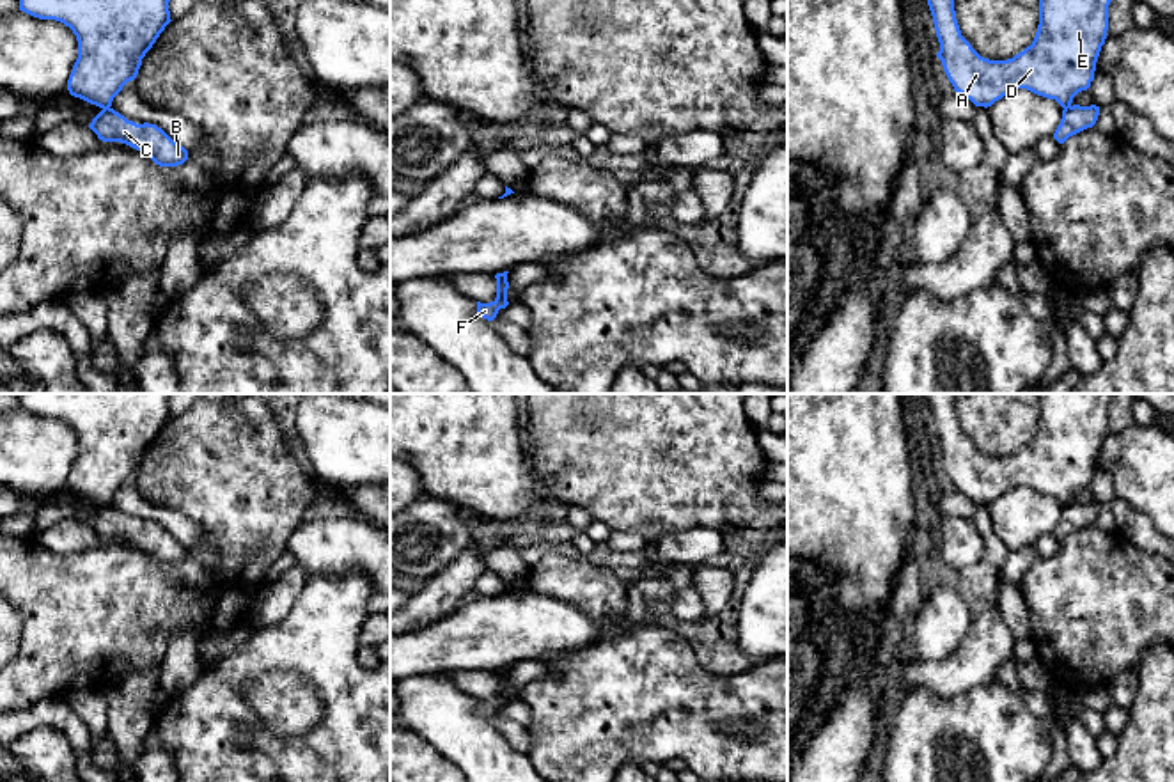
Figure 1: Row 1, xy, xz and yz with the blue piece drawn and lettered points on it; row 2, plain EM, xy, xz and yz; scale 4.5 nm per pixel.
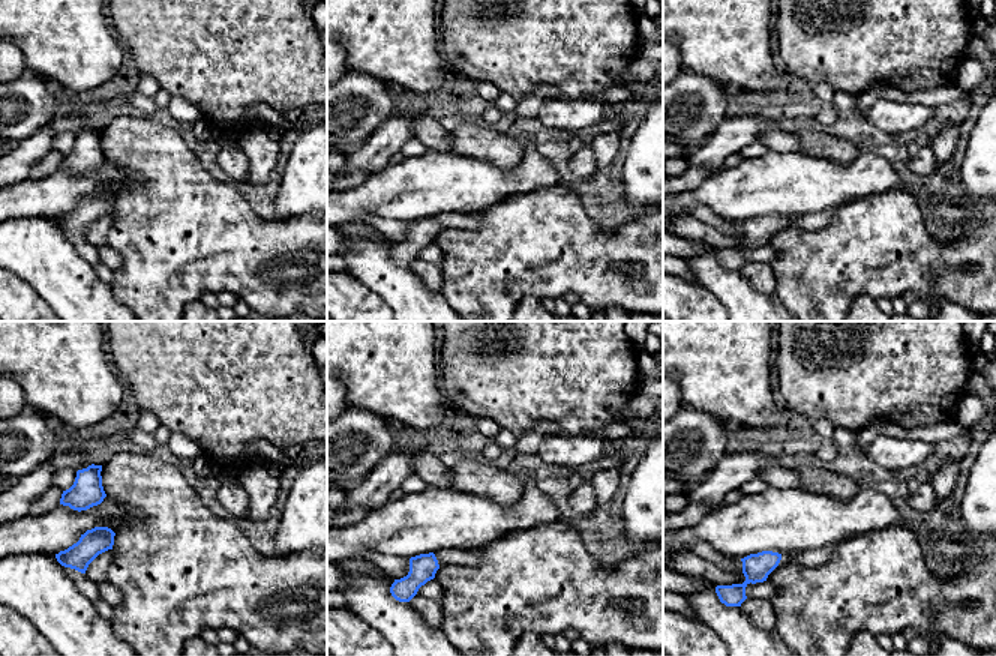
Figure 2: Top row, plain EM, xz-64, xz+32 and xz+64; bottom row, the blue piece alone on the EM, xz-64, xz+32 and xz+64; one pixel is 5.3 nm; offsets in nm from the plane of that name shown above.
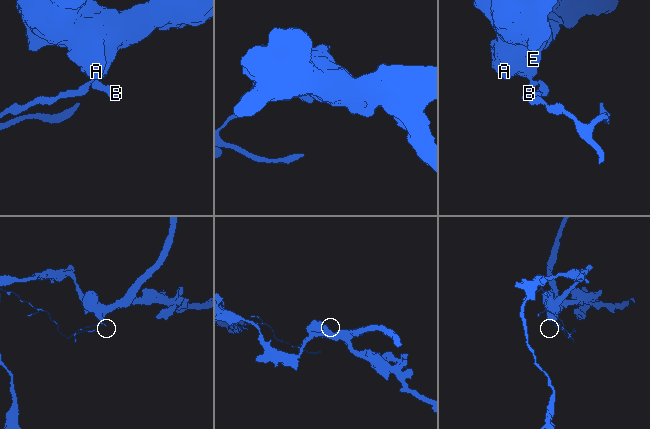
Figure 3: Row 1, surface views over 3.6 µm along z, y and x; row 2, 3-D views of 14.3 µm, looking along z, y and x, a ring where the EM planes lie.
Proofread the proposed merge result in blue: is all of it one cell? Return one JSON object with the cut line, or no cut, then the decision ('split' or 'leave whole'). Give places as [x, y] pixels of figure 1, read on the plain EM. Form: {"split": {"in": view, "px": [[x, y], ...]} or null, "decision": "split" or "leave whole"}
{"split": {"in": "xy", "px": [[103, 504], [109, 506]]}, "decision": "split"}

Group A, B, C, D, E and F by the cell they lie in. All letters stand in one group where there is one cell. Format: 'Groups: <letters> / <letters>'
Groups: A D E / B C F

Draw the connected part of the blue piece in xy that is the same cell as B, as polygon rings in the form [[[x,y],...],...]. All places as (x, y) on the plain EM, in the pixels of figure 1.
[[[103,505],[89,521],[103,539],[121,539],[147,551],[160,564],[177,564],[188,557],[188,548],[174,539],[156,521],[137,521],[113,505]]]

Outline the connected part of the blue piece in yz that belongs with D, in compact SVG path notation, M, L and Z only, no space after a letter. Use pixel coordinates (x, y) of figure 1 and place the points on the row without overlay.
M927 394L943 468L954 488L975 504L991 504L1009 489L1027 486L1037 493L1055 497L1069 505L1073 495L1087 488L1094 477L1096 459L1108 427L1108 403L1114 394L1039 394L1039 422L1030 443L1007 457L981 454L961 433L954 394Z

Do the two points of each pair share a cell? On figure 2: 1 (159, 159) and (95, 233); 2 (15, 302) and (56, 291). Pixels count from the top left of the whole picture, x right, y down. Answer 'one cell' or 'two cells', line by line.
1: two cells
2: two cells

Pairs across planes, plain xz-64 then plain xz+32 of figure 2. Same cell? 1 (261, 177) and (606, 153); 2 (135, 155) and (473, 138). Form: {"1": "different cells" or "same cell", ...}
{"1": "same cell", "2": "same cell"}

